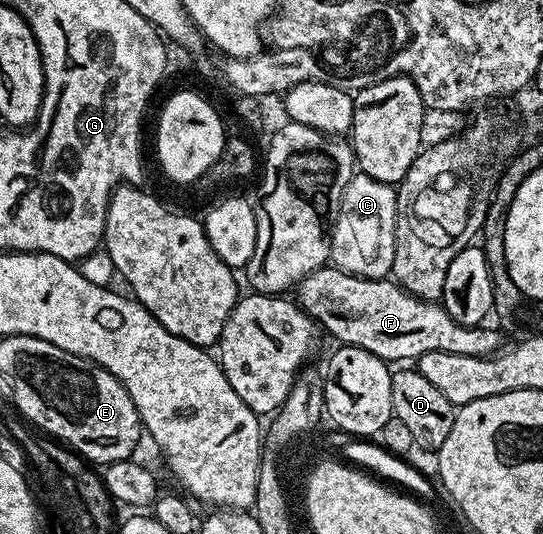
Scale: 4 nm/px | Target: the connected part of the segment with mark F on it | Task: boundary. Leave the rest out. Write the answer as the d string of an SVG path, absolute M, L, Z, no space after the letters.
M325 265L295 284L295 291L294 299L298 306L323 330L325 327L337 339L335 341L337 344L361 347L385 361L393 361L392 359L415 361L422 353L435 351L458 353L466 357L482 357L495 355L505 346L503 337L494 328L488 327L489 325L478 327L458 325L458 321L454 321L454 317L450 317L450 313L446 313L446 309L439 302L414 297L388 277L363 279L357 275L348 275L337 267Z

